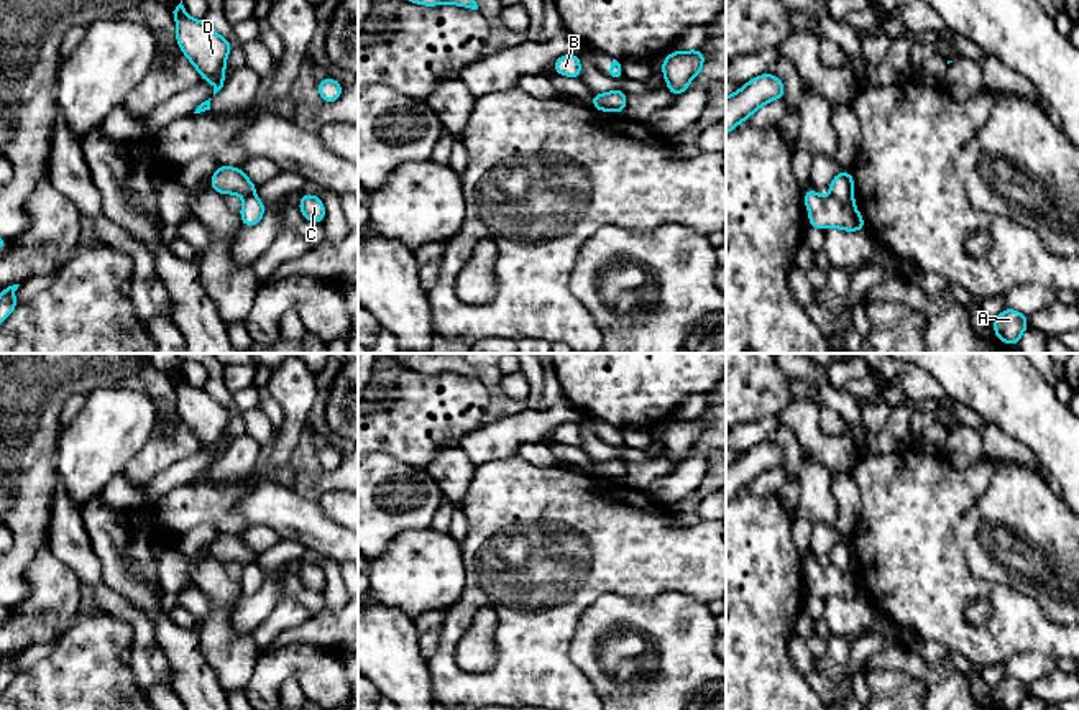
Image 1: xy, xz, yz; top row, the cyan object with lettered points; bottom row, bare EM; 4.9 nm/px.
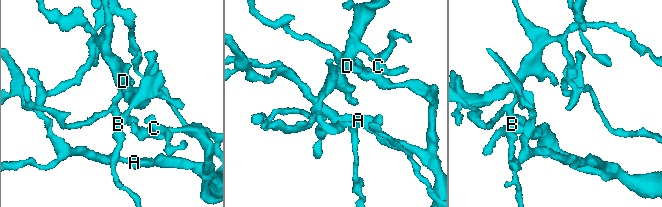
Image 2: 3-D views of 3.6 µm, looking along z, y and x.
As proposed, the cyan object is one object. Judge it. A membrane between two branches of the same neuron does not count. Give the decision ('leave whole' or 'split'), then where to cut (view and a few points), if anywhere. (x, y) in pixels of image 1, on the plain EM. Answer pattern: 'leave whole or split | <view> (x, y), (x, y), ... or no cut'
split | yz (831, 562), (843, 571), (853, 572)

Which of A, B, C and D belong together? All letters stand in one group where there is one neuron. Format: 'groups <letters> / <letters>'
groups A C / B D

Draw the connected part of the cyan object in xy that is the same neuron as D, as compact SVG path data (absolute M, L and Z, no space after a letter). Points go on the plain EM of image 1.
M182 368L172 381L179 416L200 440L200 447L214 452L215 463L225 452L225 431L232 409L217 403L204 388L191 386L186 381Z

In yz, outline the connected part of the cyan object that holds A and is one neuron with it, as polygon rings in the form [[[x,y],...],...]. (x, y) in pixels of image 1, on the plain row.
[[[1008,675],[994,687],[995,705],[1002,710],[1018,710],[1026,697],[1028,684]]]

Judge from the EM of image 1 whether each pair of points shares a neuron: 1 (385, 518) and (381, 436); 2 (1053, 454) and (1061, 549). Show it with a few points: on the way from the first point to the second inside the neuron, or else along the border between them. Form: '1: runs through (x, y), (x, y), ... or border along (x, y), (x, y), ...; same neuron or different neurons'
1: border along (375, 451), (391, 454), (417, 467); different neurons
2: border along (1048, 484), (1061, 502); different neurons

